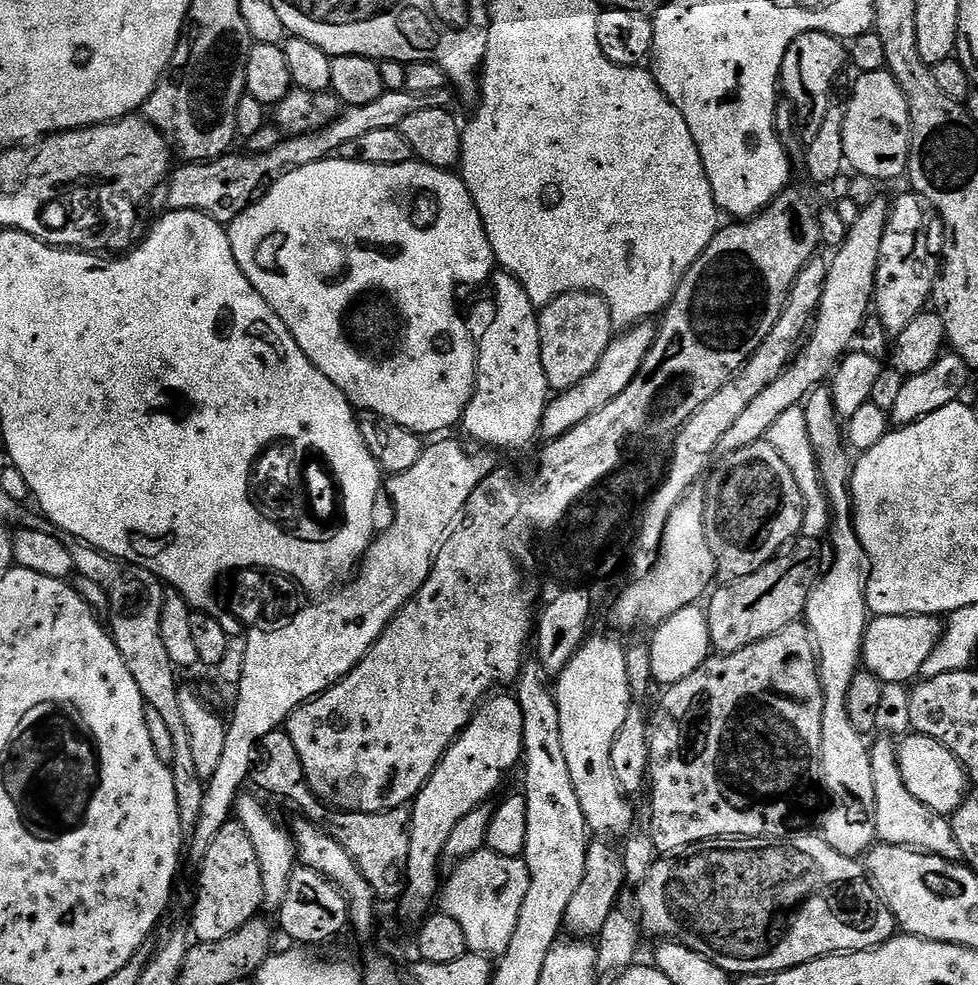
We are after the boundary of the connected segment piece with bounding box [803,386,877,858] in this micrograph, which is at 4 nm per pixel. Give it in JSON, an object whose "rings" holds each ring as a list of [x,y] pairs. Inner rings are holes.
{"rings":[[[821,386],[809,395],[803,405],[806,426],[810,430],[812,445],[820,463],[820,481],[824,484],[824,495],[828,497],[828,507],[832,514],[830,547],[832,566],[821,576],[816,588],[810,594],[808,605],[804,607],[803,619],[812,633],[812,642],[820,665],[820,685],[824,691],[822,710],[822,746],[820,747],[820,770],[822,788],[832,795],[832,805],[822,816],[824,841],[838,854],[860,858],[877,843],[876,823],[874,822],[874,774],[870,766],[869,741],[850,722],[846,712],[846,690],[862,664],[864,651],[864,631],[868,628],[868,572],[872,563],[856,537],[854,509],[850,495],[850,460],[844,453],[842,420],[836,415],[832,393]],[[825,815],[825,816],[824,816]]]}

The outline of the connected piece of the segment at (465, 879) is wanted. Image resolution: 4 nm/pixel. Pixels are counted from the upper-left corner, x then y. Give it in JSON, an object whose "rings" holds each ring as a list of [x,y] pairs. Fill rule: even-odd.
{"rings":[[[485,850],[467,856],[453,868],[456,869],[449,876],[447,873],[438,896],[439,911],[462,926],[470,952],[489,958],[502,957],[510,946],[514,926],[518,926],[518,910],[522,910],[522,901],[530,886],[528,867],[523,859]]]}

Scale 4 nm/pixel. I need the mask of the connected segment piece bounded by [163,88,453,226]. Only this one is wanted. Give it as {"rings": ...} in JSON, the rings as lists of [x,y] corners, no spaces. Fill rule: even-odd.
{"rings":[[[448,88],[434,90],[434,94],[386,90],[381,96],[374,98],[374,102],[347,105],[329,128],[314,132],[311,136],[290,136],[281,139],[280,144],[274,146],[274,150],[233,151],[216,160],[181,163],[181,168],[176,166],[171,169],[166,181],[166,187],[163,189],[163,192],[165,191],[163,207],[170,212],[178,210],[201,212],[214,218],[214,222],[227,226],[234,222],[234,218],[238,218],[238,214],[242,214],[257,200],[261,200],[264,193],[286,174],[302,166],[310,166],[319,160],[335,157],[340,148],[346,146],[346,142],[352,141],[353,138],[359,138],[359,136],[378,130],[399,128],[405,118],[414,114],[414,110],[448,108],[451,105],[451,95],[453,96],[453,93]]]}

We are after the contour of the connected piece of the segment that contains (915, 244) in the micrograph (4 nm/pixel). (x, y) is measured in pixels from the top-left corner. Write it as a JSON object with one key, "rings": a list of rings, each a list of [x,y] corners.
{"rings":[[[915,194],[907,195],[891,201],[886,230],[882,234],[880,261],[876,271],[874,312],[879,316],[887,335],[892,338],[902,334],[902,330],[906,330],[906,326],[910,326],[910,322],[914,322],[914,318],[918,318],[918,314],[929,307],[938,275],[937,261],[928,260],[928,220],[924,217],[925,201]]]}

